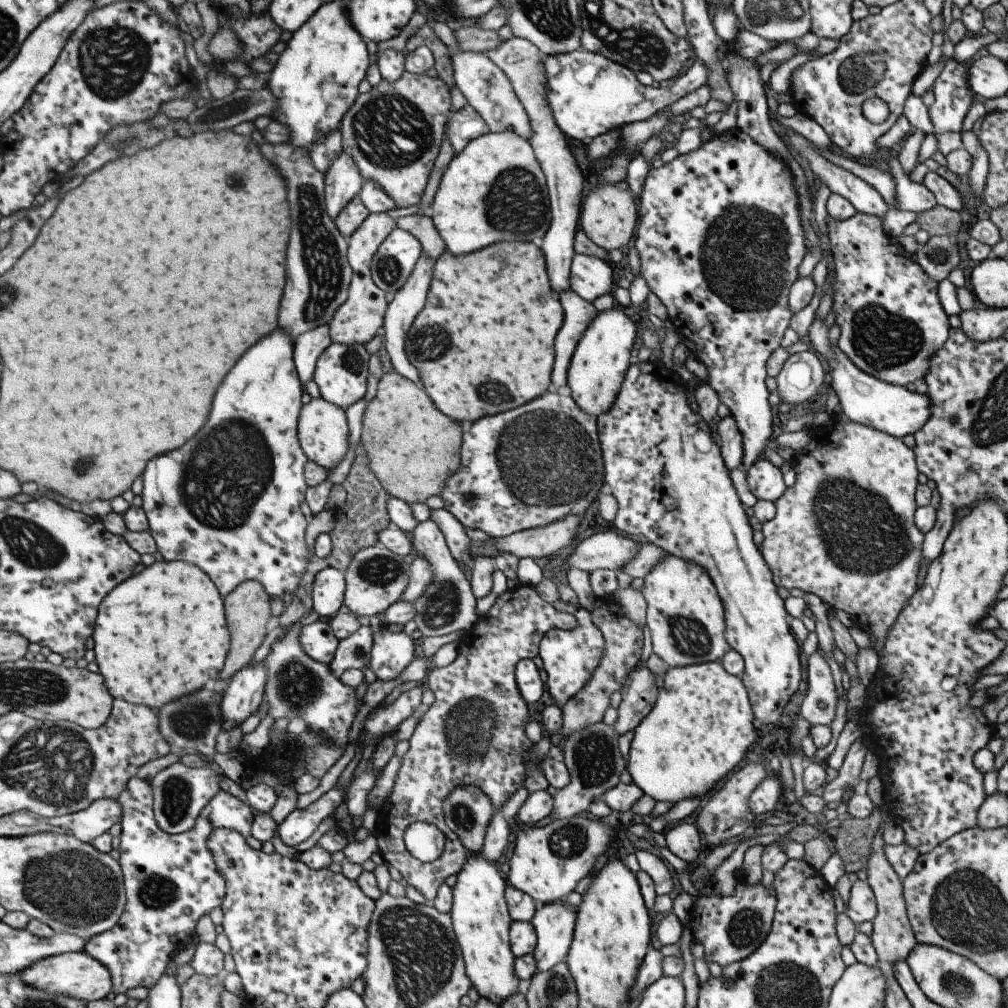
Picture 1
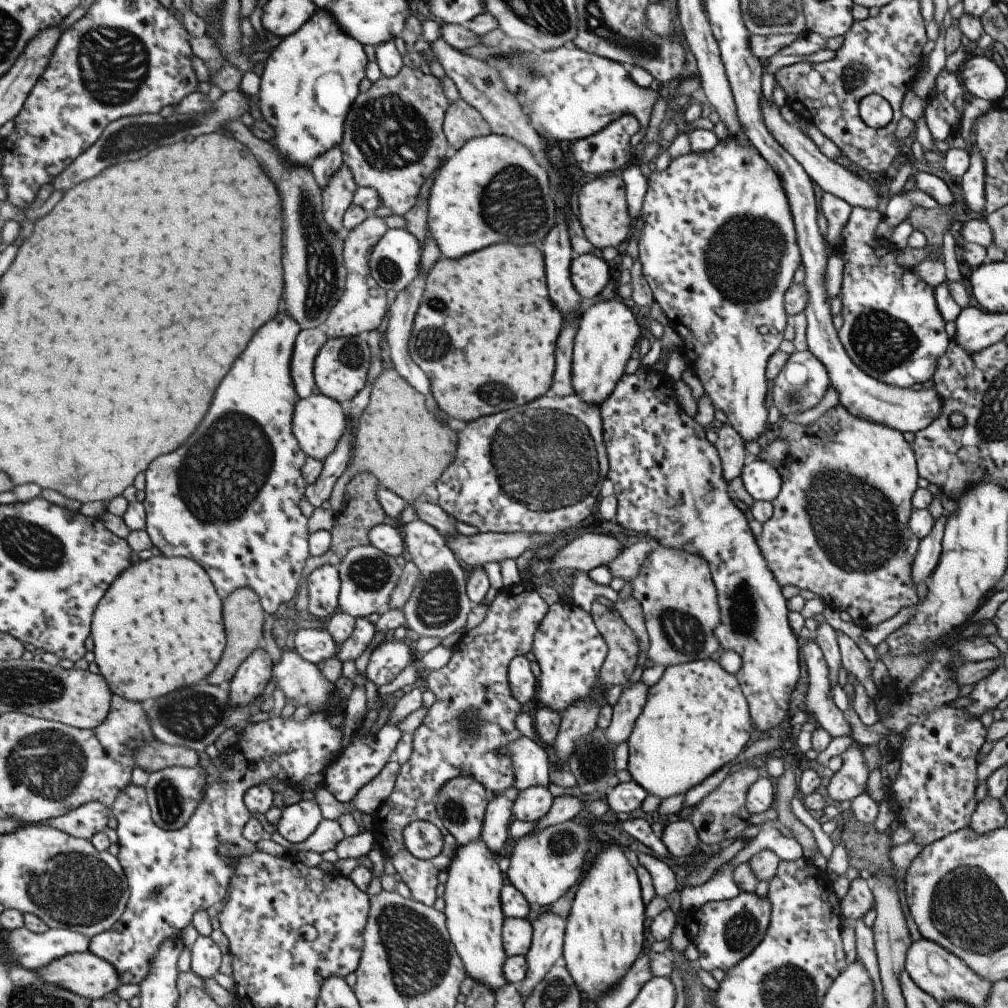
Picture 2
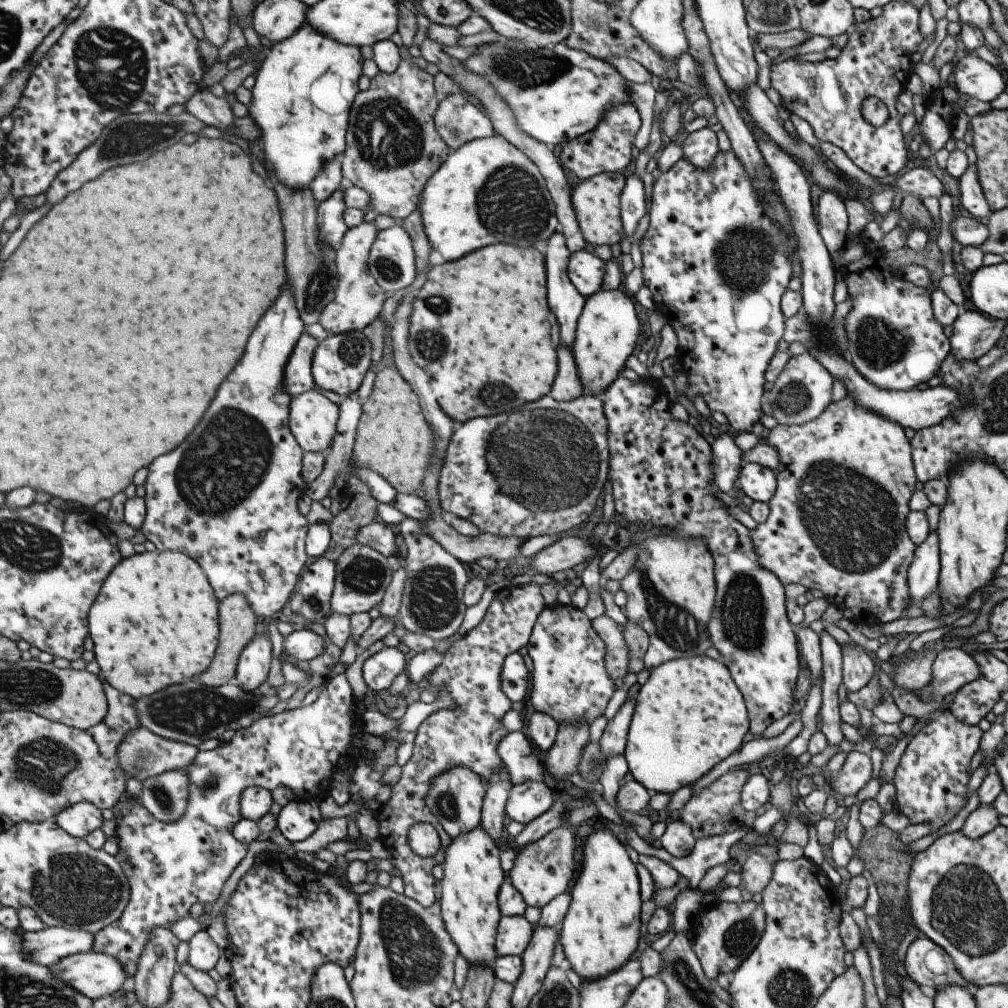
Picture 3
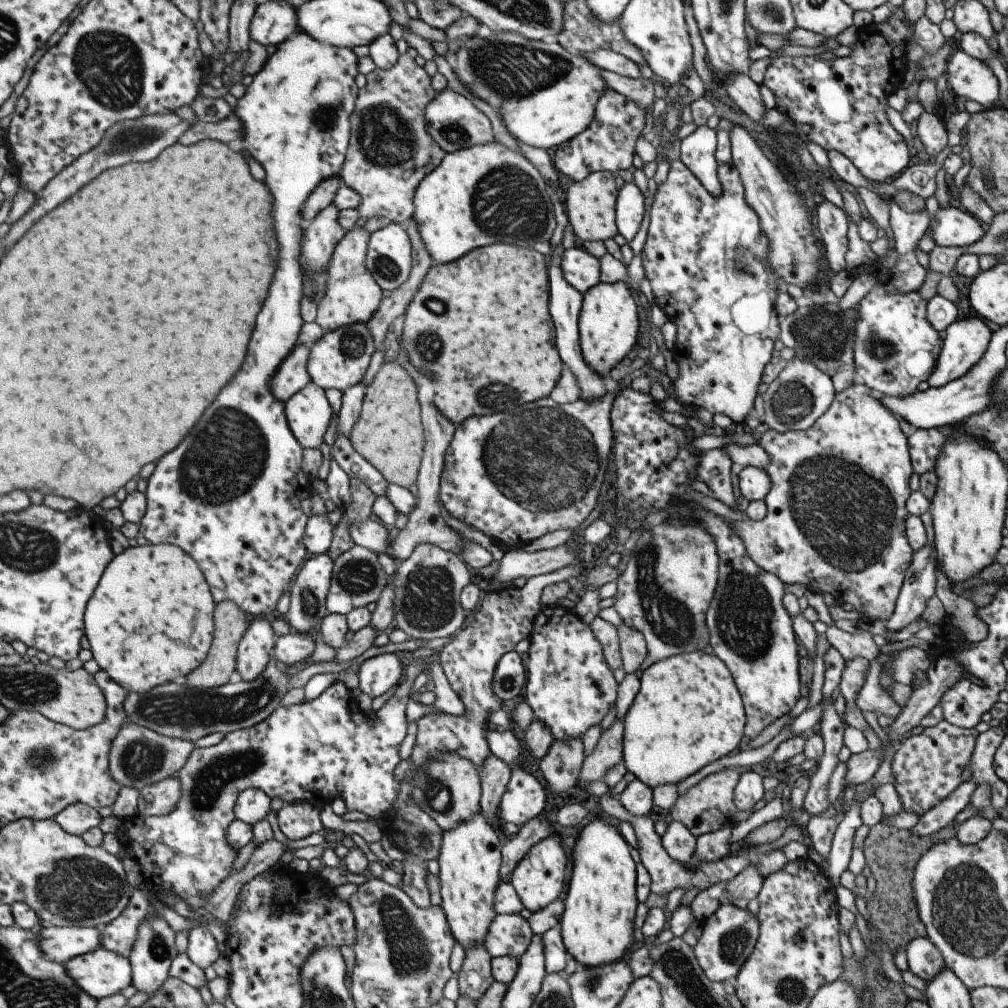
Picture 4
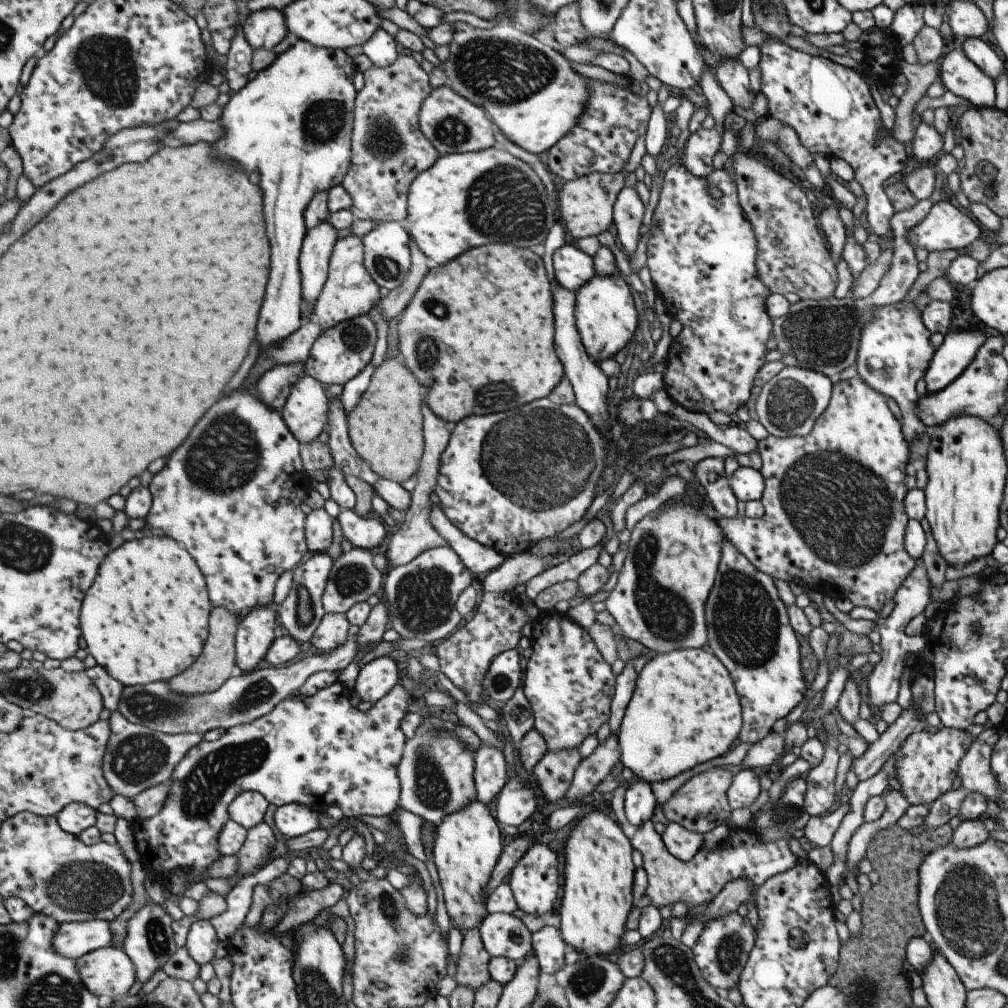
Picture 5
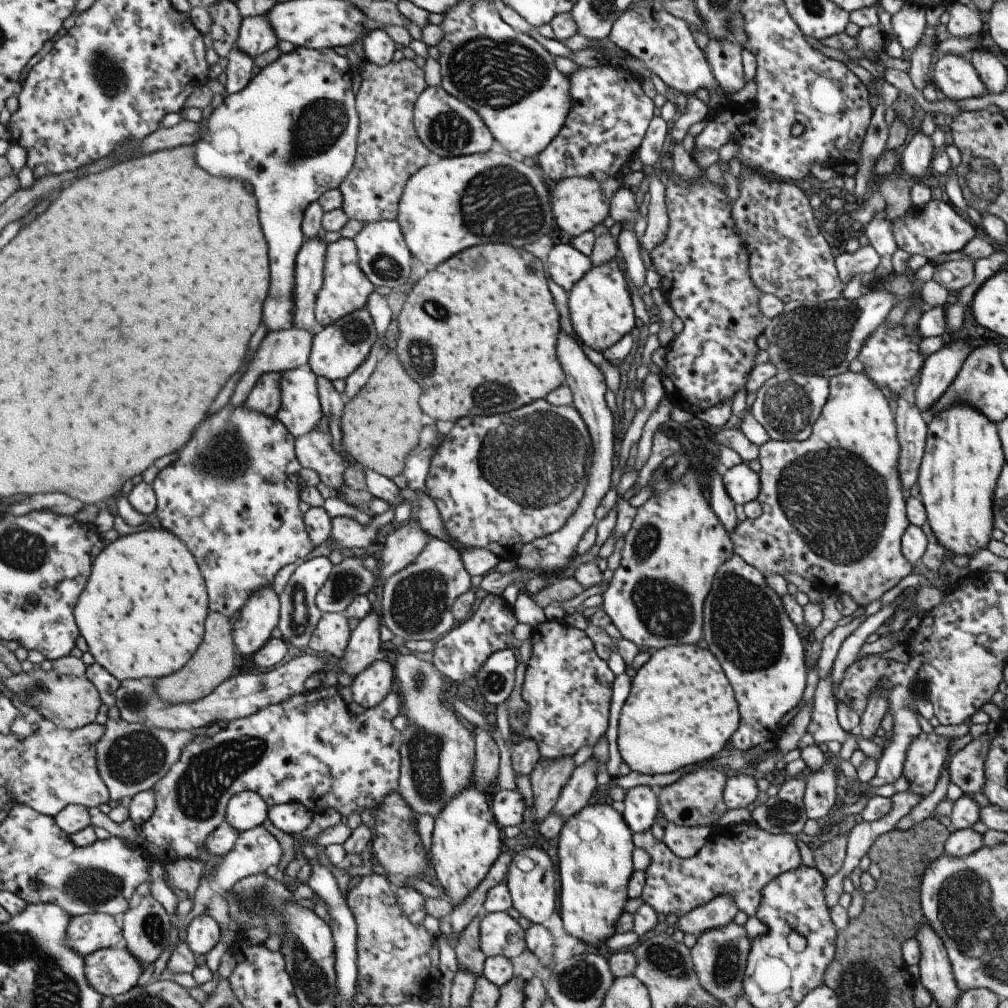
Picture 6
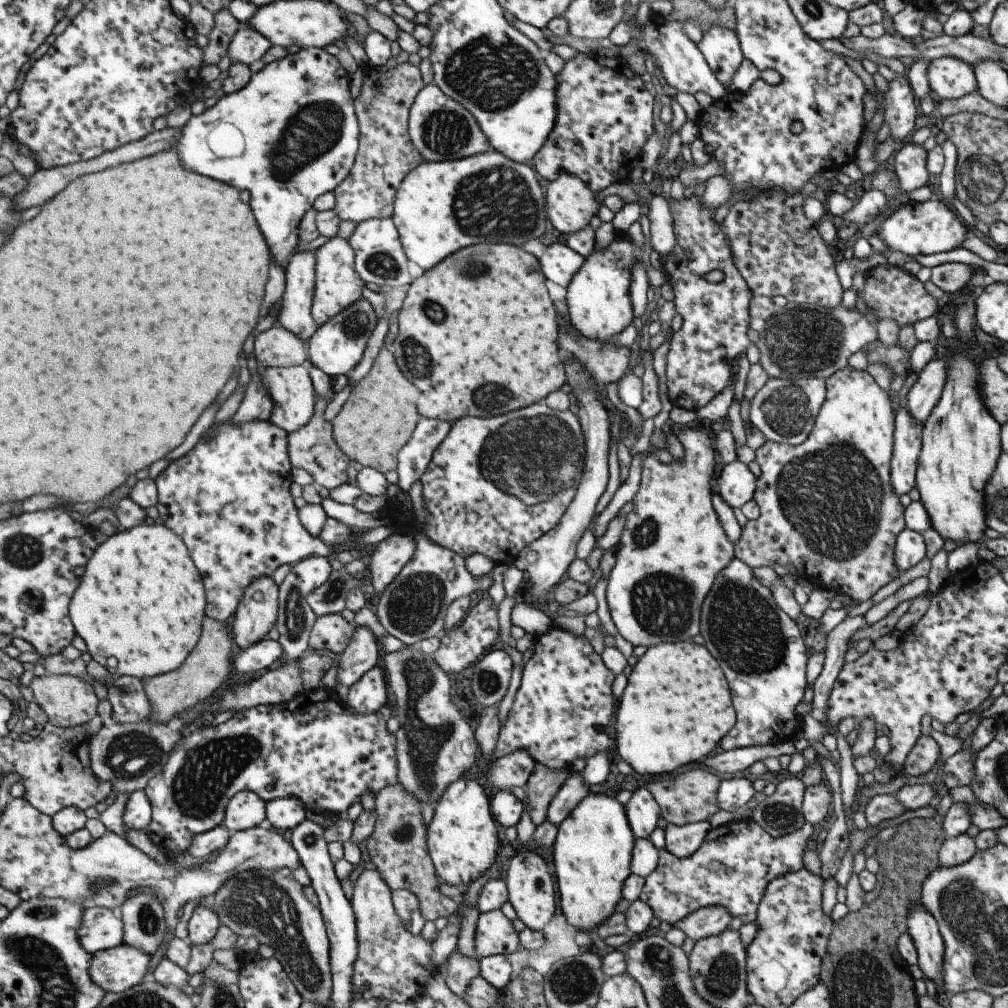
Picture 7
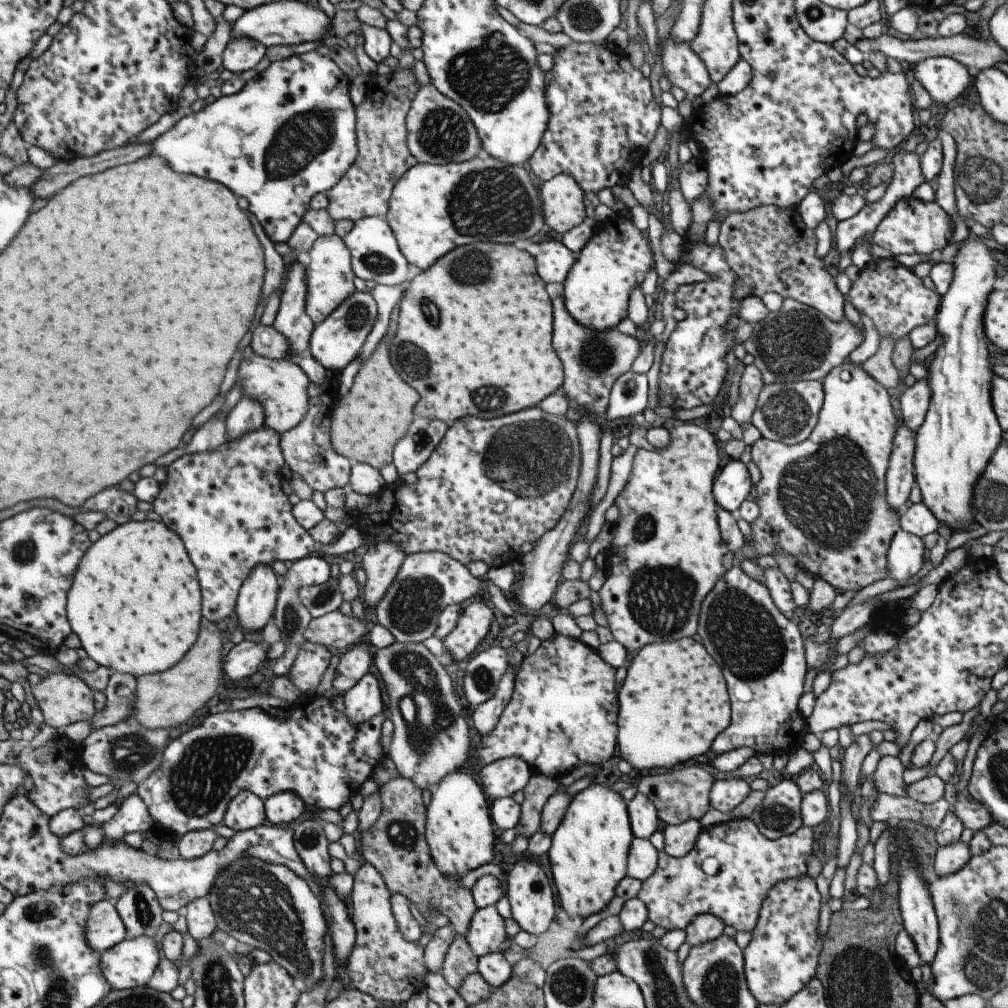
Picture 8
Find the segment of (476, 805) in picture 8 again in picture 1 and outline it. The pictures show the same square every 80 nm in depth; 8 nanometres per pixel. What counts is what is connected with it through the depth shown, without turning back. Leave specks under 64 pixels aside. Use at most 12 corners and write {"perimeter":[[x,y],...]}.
{"perimeter":[[498,864],[456,874],[448,915],[470,986],[519,993]]}

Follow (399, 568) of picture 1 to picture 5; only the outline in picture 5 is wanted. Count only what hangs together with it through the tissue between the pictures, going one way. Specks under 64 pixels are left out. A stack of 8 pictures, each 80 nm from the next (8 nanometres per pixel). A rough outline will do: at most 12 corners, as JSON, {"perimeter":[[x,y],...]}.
{"perimeter":[[359,548],[331,565],[321,606],[345,613],[380,596],[384,575]]}

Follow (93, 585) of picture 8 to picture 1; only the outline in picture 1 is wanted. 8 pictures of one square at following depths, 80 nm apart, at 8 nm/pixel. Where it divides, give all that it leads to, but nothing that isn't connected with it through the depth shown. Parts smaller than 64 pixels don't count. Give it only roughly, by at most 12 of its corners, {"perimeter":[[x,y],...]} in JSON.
{"perimeter":[[154,562],[99,603],[109,696],[153,710],[230,645],[200,568]]}

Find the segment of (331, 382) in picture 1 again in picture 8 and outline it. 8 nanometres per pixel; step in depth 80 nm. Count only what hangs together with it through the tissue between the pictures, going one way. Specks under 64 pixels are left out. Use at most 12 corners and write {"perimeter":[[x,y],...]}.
{"perimeter":[[355,291],[313,327],[307,350],[340,372],[360,353],[375,318]]}

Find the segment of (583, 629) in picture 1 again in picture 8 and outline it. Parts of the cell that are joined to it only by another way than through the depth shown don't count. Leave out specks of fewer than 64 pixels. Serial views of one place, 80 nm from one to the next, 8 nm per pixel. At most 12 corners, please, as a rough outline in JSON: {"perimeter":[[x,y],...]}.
{"perimeter":[[555,635],[475,757],[559,780],[615,750],[615,667]]}

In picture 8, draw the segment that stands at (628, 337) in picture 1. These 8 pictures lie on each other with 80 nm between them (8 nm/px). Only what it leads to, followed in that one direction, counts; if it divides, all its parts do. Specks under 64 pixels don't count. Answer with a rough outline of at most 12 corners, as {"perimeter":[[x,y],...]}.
{"perimeter":[[615,213],[563,280],[565,309],[592,330],[627,317],[653,268],[644,234]]}

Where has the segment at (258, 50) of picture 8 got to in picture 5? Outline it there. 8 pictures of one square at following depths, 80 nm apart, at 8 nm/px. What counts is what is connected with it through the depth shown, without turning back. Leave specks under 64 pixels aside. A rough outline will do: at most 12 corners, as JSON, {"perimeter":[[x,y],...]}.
{"perimeter":[[283,12],[250,13],[241,30],[251,50],[270,50],[287,34]]}

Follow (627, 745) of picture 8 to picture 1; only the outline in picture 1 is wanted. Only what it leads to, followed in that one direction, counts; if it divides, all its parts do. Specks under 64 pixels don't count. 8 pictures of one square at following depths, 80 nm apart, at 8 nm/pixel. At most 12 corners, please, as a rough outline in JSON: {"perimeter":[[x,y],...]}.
{"perimeter":[[670,667],[626,770],[701,800],[757,731],[739,675]]}

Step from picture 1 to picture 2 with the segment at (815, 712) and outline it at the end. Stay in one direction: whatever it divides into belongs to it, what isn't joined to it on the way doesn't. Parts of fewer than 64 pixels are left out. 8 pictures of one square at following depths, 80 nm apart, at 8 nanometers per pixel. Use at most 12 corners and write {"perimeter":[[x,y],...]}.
{"perimeter":[[815,640],[803,643],[805,714],[830,737],[850,726],[830,697],[828,666]]}

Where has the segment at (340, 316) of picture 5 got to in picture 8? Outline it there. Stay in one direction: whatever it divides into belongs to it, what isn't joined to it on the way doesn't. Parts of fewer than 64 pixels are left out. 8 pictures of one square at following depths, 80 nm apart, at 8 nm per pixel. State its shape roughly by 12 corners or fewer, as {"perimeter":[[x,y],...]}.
{"perimeter":[[337,235],[306,253],[305,312],[314,326],[356,290]]}

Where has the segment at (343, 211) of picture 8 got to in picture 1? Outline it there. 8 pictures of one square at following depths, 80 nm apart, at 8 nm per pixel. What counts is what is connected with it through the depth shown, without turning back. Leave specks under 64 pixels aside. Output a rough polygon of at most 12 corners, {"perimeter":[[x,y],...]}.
{"perimeter":[[403,71],[358,94],[342,150],[396,208],[418,204],[452,106]]}

